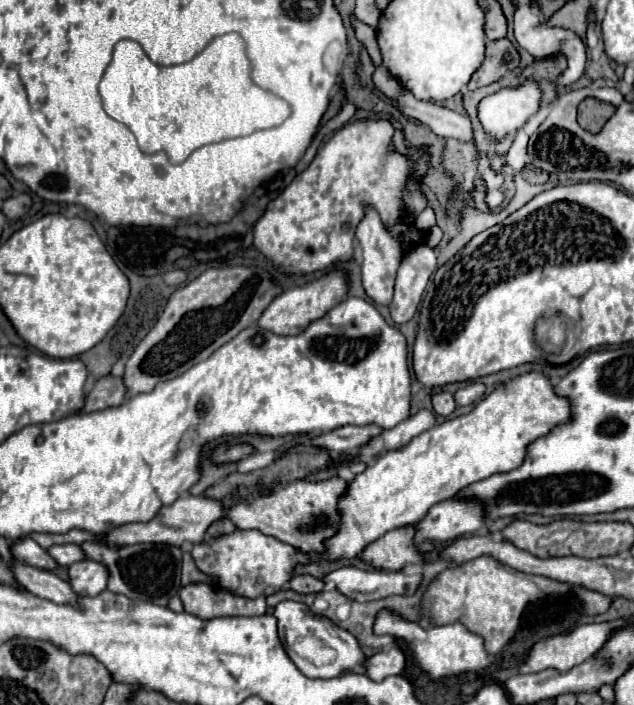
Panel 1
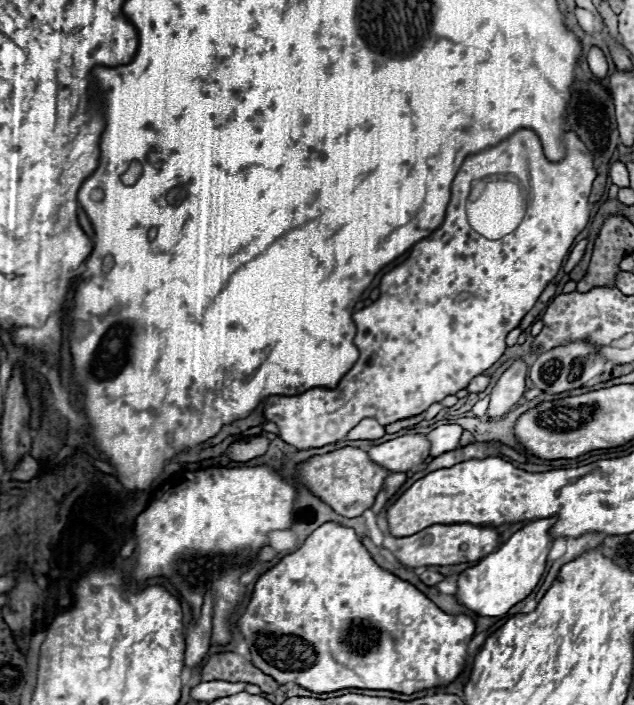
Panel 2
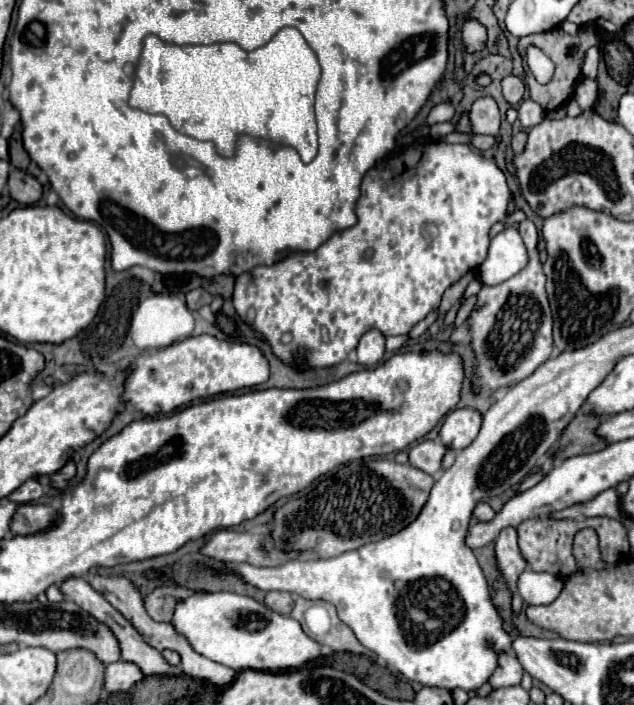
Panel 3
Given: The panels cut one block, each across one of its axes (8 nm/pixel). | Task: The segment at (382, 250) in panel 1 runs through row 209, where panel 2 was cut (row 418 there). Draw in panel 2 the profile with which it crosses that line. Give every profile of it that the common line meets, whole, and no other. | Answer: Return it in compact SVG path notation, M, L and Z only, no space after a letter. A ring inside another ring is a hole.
M364 418L358 426L354 426L348 432L348 440L376 440L376 438L382 438L384 434L386 432L382 424L378 424L374 418Z

